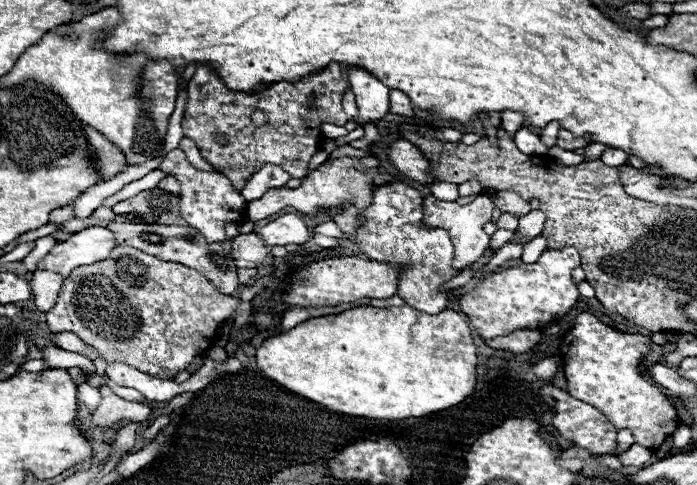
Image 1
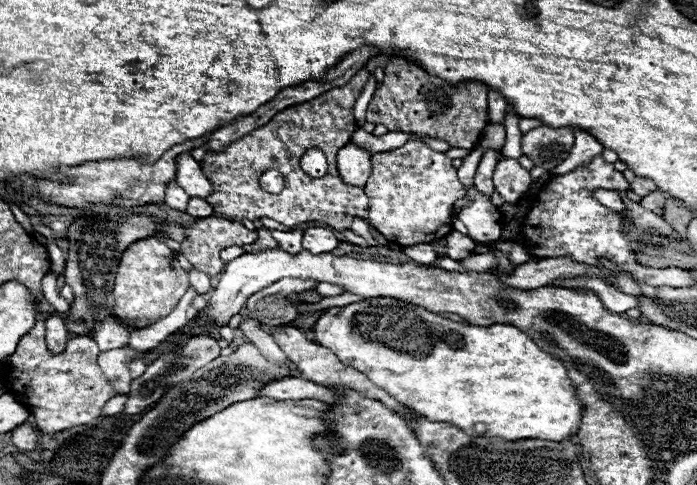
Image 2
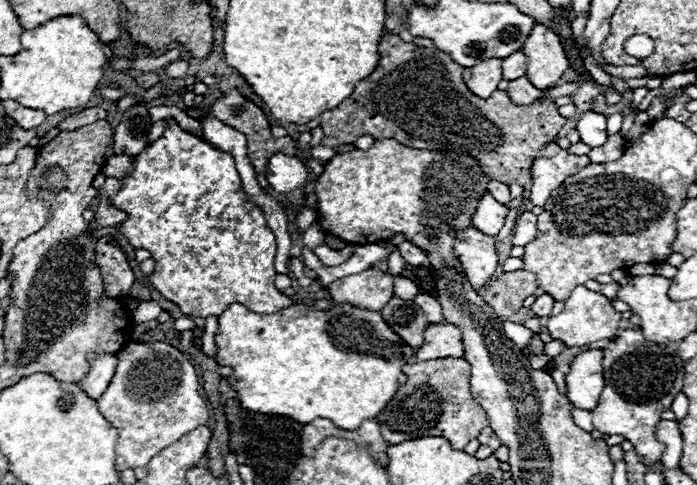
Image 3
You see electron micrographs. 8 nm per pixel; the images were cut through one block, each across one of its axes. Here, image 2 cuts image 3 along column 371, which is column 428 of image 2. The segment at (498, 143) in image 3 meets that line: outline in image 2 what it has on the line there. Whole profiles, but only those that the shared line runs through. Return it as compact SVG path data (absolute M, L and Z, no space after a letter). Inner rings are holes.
M388 60L384 68L384 82L374 92L374 98L370 100L366 120L372 124L384 124L390 132L412 132L420 136L432 136L438 140L446 140L452 148L476 148L478 138L488 124L488 88L480 82L468 82L460 84L460 88L452 88L450 84L444 84L444 80L436 80L436 76L428 76L426 72L420 72L416 64L408 64L408 60Z

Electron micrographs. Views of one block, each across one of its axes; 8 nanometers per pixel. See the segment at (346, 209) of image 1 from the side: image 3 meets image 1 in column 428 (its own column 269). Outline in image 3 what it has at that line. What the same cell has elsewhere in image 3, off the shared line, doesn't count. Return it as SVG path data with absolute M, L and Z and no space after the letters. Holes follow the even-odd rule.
M168 118L162 138L136 154L134 174L122 180L122 190L112 200L130 216L120 224L120 232L134 248L148 250L156 262L150 276L152 286L166 300L178 304L184 314L198 318L220 316L230 304L242 304L258 314L274 314L292 304L274 286L276 236L268 228L262 210L246 200L234 158L184 132L174 118Z

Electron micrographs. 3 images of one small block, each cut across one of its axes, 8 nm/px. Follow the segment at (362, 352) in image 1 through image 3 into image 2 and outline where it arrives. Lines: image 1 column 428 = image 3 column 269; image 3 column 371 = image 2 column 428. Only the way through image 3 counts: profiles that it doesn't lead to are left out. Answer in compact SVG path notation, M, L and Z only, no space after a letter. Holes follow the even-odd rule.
M368 298L362 302L354 302L342 308L328 308L326 314L320 316L320 320L314 326L314 340L326 348L330 348L344 364L356 368L358 372L366 374L376 386L384 388L392 398L396 398L400 404L412 408L416 414L432 420L432 422L448 422L452 426L458 426L460 430L464 430L466 434L472 436L484 436L484 438L496 438L500 436L502 440L522 440L522 438L546 438L546 440L566 440L572 434L576 434L578 424L580 424L580 416L582 416L582 404L580 400L574 396L574 386L568 380L566 368L560 360L548 356L546 352L542 352L530 336L526 336L522 330L518 330L516 326L510 324L492 324L492 326L470 326L464 322L452 322L446 320L434 312L428 312L426 308L420 308L416 304L410 302L402 302L396 298Z

